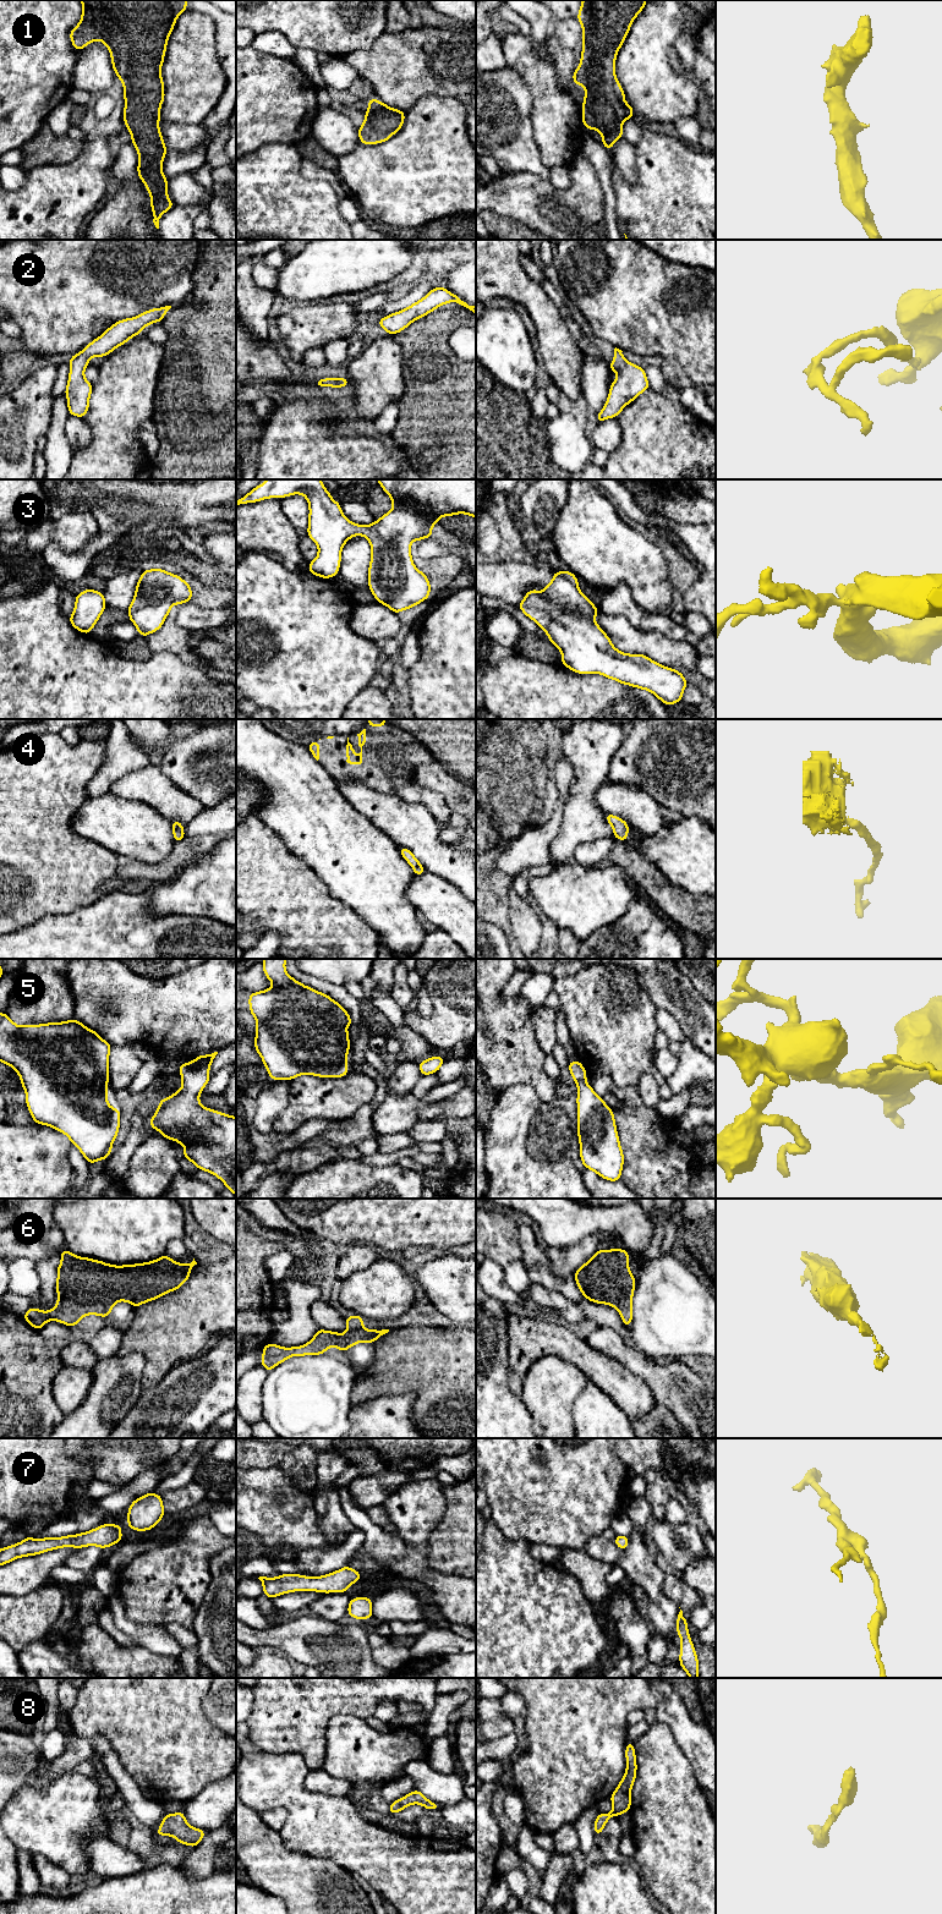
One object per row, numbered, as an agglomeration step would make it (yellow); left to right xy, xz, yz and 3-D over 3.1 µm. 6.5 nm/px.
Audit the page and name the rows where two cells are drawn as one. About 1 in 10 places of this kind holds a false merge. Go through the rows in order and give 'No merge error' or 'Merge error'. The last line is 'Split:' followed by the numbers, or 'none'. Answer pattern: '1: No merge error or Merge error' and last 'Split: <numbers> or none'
1: No merge error
2: No merge error
3: No merge error
4: No merge error
5: No merge error
6: No merge error
7: No merge error
8: No merge error
Split: none

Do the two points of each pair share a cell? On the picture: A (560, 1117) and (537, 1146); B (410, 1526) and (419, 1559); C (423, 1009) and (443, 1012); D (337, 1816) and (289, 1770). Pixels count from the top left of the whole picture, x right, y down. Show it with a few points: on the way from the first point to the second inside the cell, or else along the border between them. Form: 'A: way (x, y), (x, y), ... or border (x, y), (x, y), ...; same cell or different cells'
A: way (553, 1124), (552, 1131), (545, 1139); same cell
B: way (415, 1535), (416, 1551); same cell
C: border (421, 986), (432, 1005), (432, 1012), (427, 1016); different cells
D: way (322, 1815), (291, 1784); same cell

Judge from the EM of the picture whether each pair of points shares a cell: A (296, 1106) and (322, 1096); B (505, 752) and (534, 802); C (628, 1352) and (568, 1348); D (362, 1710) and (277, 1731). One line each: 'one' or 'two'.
A: one
B: one
C: two
D: one

